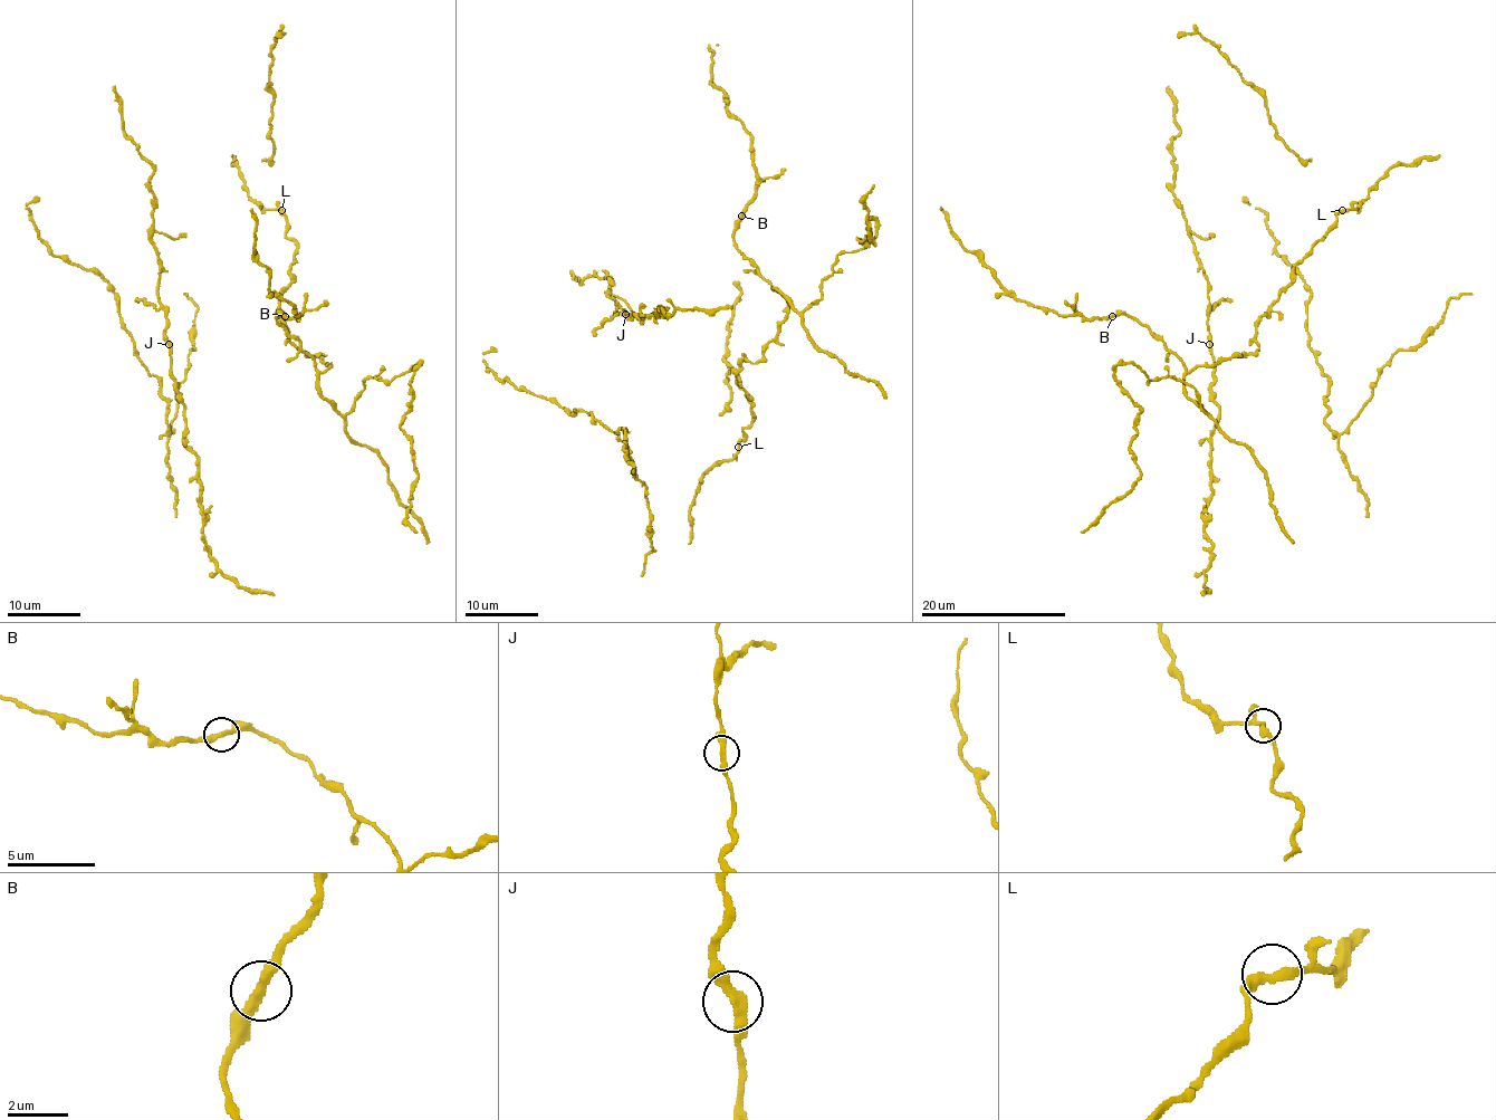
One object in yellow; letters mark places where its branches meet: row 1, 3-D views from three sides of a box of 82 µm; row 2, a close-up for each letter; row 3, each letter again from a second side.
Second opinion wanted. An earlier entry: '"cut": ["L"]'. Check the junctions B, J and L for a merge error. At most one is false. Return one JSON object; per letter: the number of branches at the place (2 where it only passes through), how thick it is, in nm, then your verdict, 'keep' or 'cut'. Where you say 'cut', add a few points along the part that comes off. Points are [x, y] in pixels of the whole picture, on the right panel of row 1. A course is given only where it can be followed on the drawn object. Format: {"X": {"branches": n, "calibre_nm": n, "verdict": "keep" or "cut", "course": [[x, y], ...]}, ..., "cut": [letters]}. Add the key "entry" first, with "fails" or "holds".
{"entry": "fails", "B": {"branches": 2, "calibre_nm": 320, "verdict": "keep"}, "J": {"branches": 2, "calibre_nm": 300, "verdict": "keep"}, "L": {"branches": 2, "calibre_nm": 320, "verdict": "keep"}, "cut": []}

